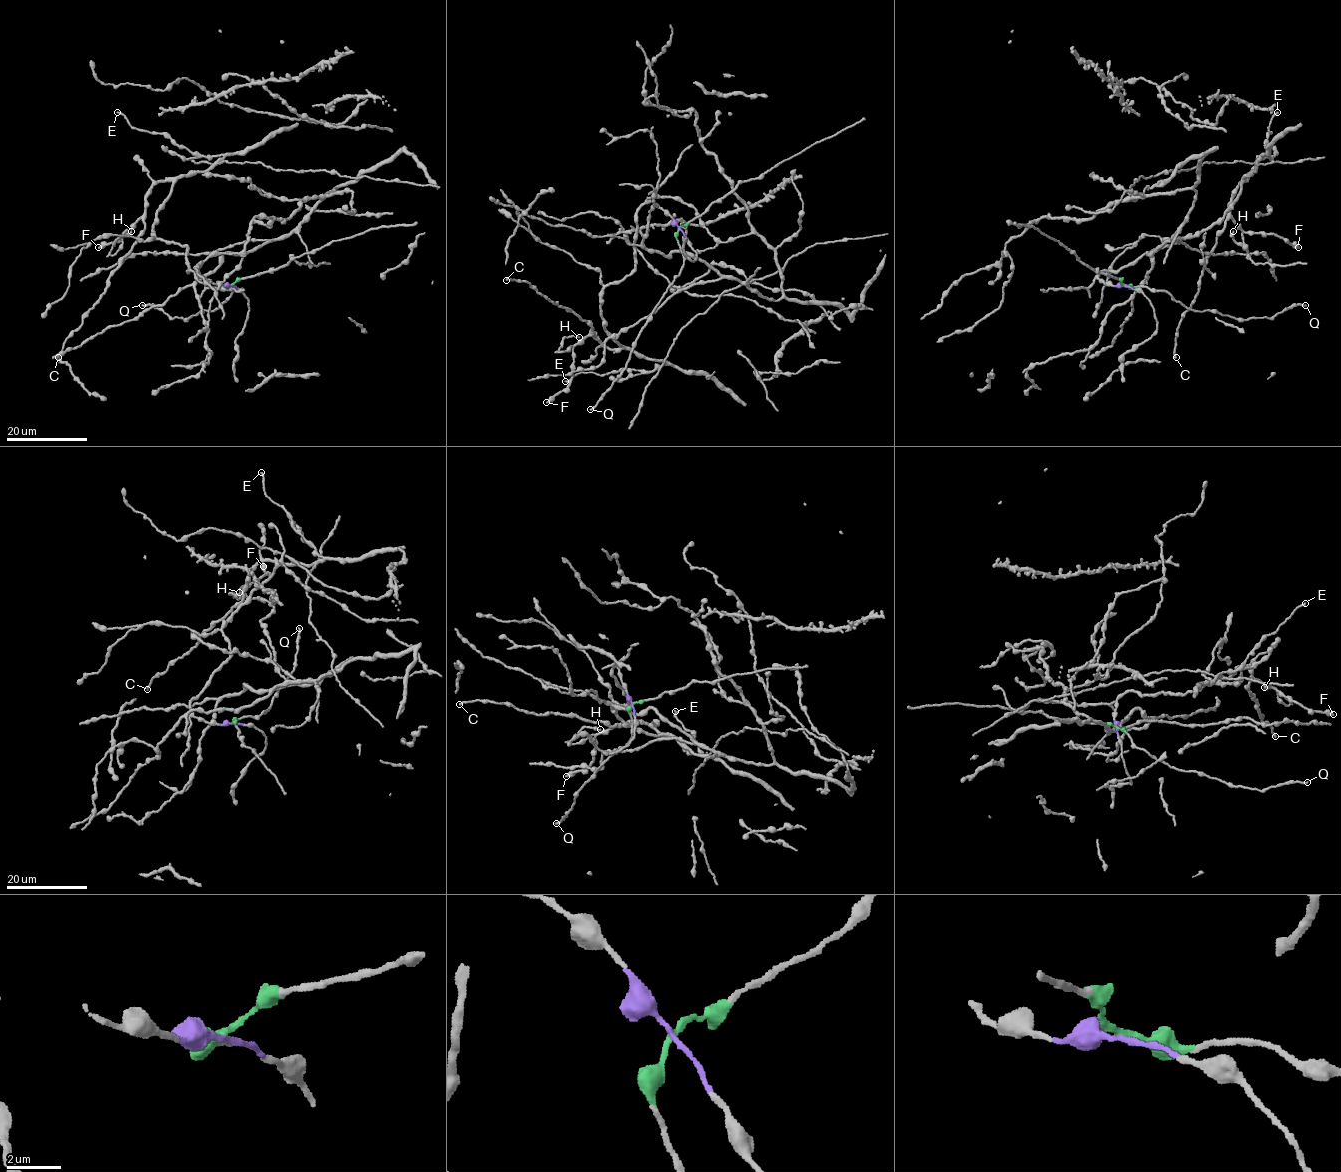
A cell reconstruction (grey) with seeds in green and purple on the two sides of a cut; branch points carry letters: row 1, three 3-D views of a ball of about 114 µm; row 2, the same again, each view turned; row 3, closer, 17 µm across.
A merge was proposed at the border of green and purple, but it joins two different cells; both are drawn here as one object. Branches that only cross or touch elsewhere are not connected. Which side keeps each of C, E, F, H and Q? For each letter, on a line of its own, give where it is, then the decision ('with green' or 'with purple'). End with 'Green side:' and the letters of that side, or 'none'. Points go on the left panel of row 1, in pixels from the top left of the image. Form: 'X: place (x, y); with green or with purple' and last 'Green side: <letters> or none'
C: place (58, 357); with purple
E: place (117, 112); with purple
F: place (98, 247); with purple
H: place (131, 231); with purple
Q: place (142, 305); with green
Green side: Q

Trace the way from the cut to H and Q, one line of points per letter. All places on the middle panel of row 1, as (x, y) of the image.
H: (679, 227), (651, 201), (638, 209), (634, 269), (600, 306), (621, 346), (593, 334), (558, 351), (579, 337)
Q: (679, 227), (677, 241), (684, 258), (683, 268), (635, 341), (625, 368), (590, 410)

